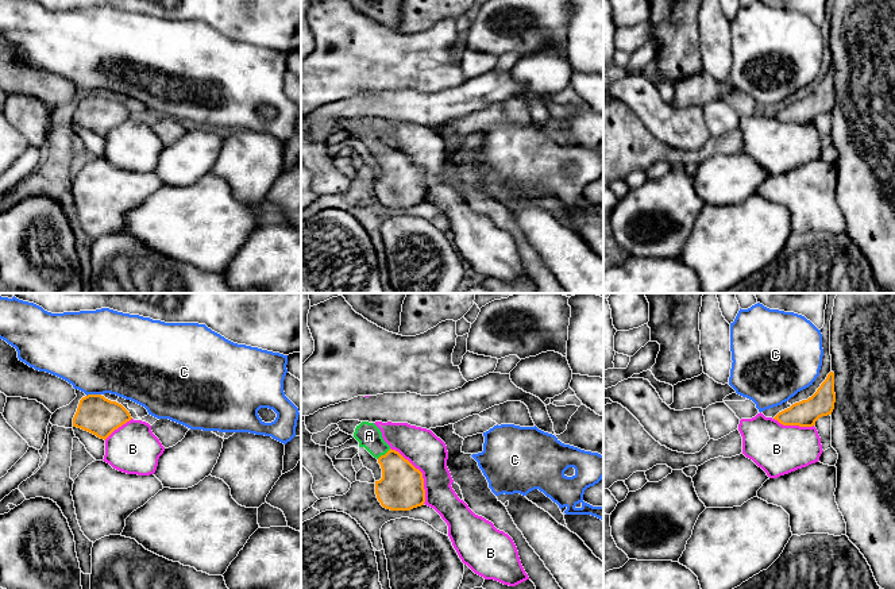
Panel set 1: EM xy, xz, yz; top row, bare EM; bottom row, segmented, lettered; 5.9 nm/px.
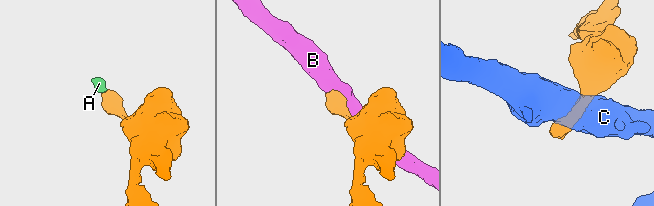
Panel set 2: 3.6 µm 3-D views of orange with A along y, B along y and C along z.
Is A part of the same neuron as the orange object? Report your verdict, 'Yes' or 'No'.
Yes

